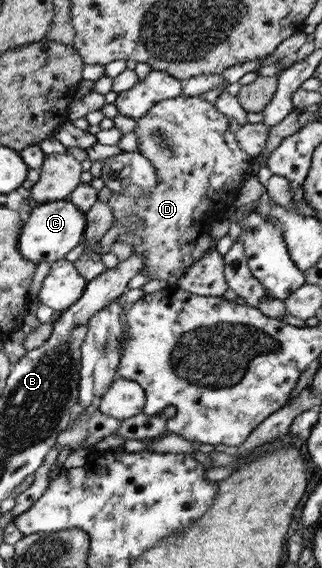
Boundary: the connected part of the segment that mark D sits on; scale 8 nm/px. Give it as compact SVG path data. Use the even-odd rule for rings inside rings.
M180 95L157 102L137 122L133 130L139 138L137 152L153 163L159 183L149 196L143 198L113 194L109 199L113 209L111 227L115 220L119 226L126 225L128 214L139 215L142 224L130 227L130 232L137 235L137 240L129 242L129 232L125 232L117 236L115 241L127 242L133 246L133 253L143 253L145 266L139 273L145 274L149 280L161 279L175 285L187 269L217 243L211 232L195 232L201 230L201 214L215 212L221 208L221 204L225 204L217 200L219 192L239 192L240 185L254 175L256 159L239 148L235 133L229 131L228 118L200 97Z

